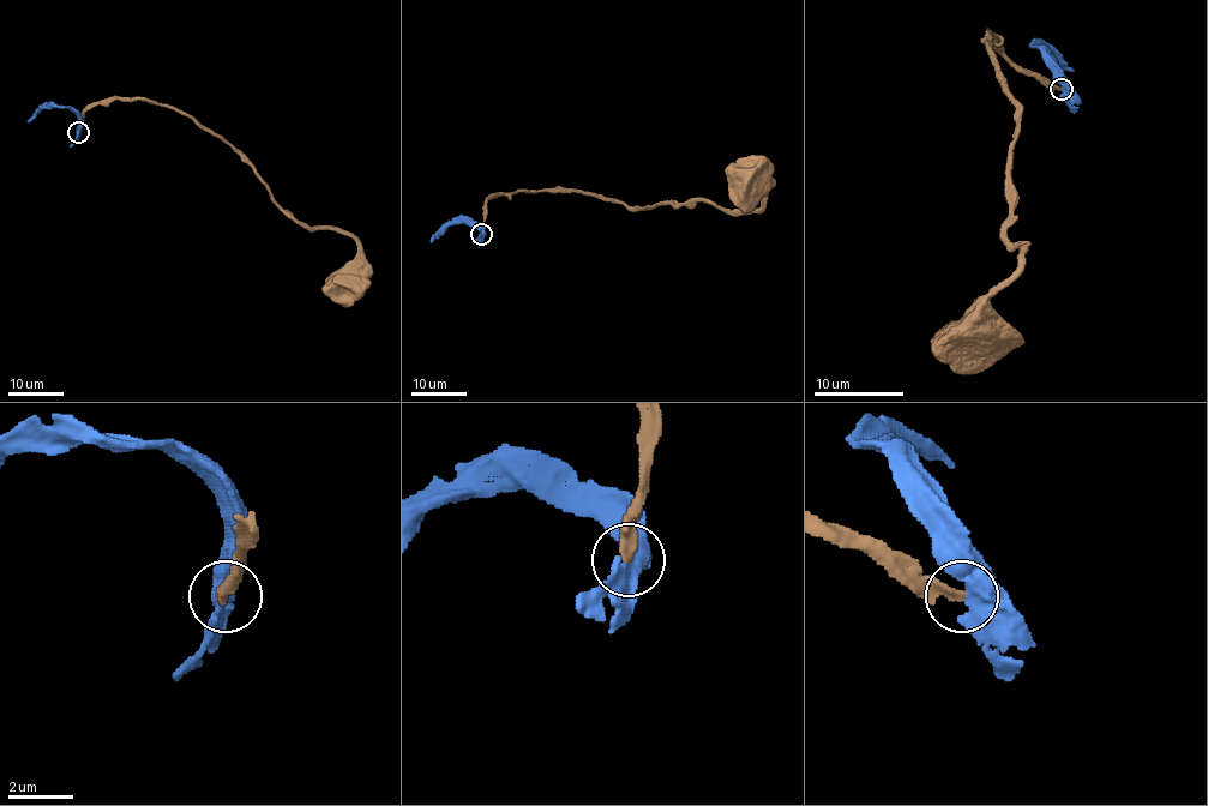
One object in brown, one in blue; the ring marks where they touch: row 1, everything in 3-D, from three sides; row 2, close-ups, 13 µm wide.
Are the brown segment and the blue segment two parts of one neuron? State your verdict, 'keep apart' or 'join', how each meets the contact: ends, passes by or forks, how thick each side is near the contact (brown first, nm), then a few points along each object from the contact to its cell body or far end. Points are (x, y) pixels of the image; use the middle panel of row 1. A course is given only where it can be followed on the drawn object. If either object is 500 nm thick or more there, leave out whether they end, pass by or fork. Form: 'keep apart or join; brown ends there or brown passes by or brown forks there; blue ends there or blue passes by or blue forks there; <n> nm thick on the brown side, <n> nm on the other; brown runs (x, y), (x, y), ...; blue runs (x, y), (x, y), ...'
join; 300 nm thick on the brown side, 500 nm on the other; brown runs (481, 235), (484, 203), (497, 194), (581, 191), (633, 208), (708, 200), (757, 210), (761, 190), (744, 182); blue runs (481, 235), (470, 222), (450, 222), (431, 241)

